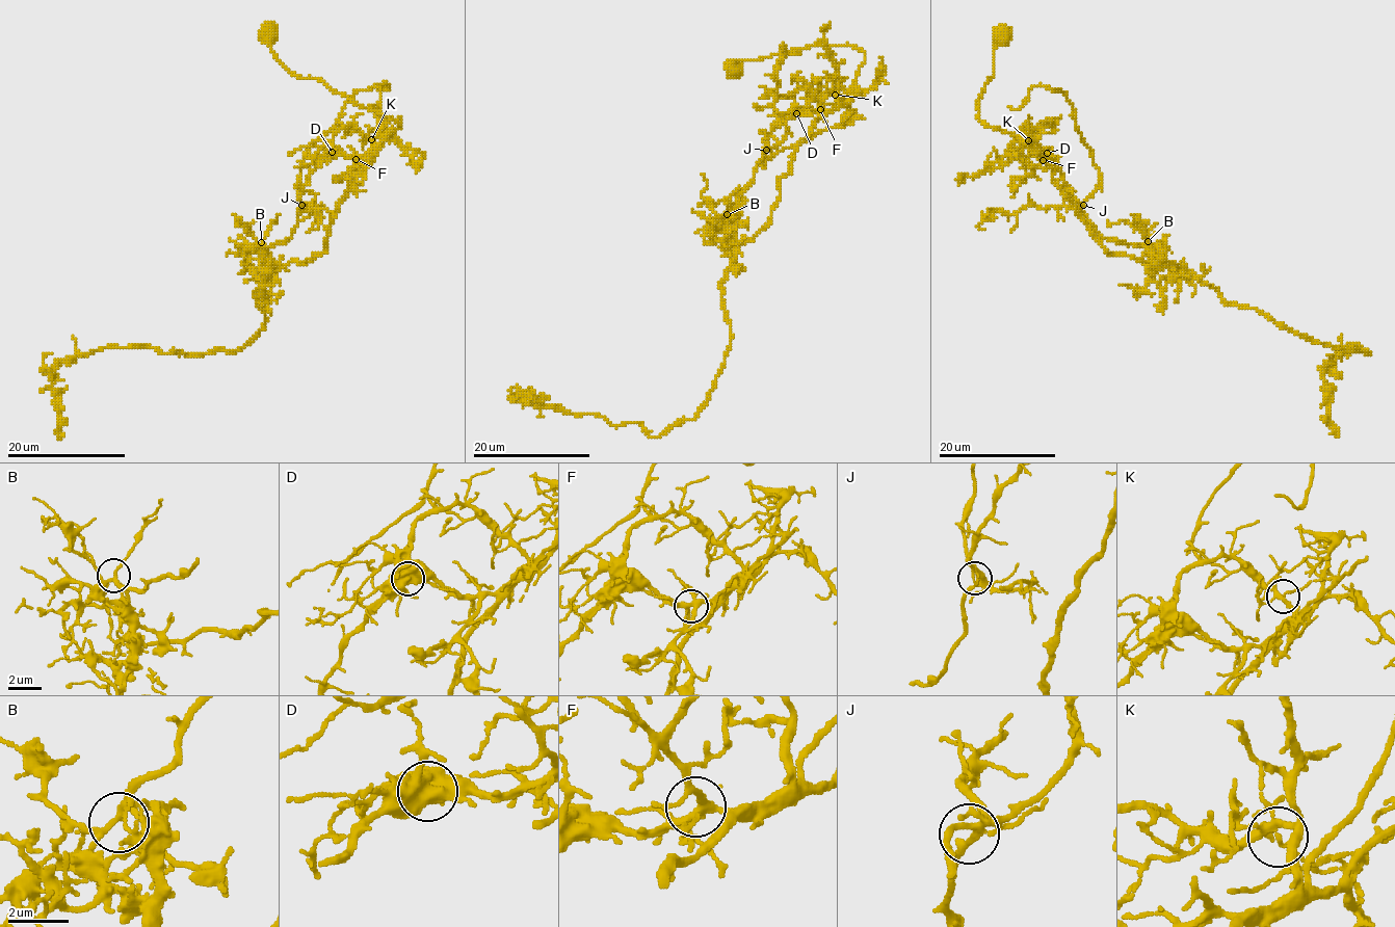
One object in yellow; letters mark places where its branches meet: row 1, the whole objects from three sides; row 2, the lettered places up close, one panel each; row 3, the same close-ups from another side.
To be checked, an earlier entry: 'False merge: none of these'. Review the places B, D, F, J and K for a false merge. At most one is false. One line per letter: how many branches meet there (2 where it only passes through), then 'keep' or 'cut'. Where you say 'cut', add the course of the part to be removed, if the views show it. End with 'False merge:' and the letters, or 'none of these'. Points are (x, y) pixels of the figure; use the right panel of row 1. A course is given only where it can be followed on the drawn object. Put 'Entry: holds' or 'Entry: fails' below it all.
B: branches 5; keep
D: branches 4; cut; course (1047, 153), (1082, 205), (1100, 170), (1073, 104), (1060, 89), (1035, 85), (1021, 106), (1008, 106)
F: branches 6; keep
J: branches 6; keep
K: branches 5; keep
False merge: D
Entry: fails

